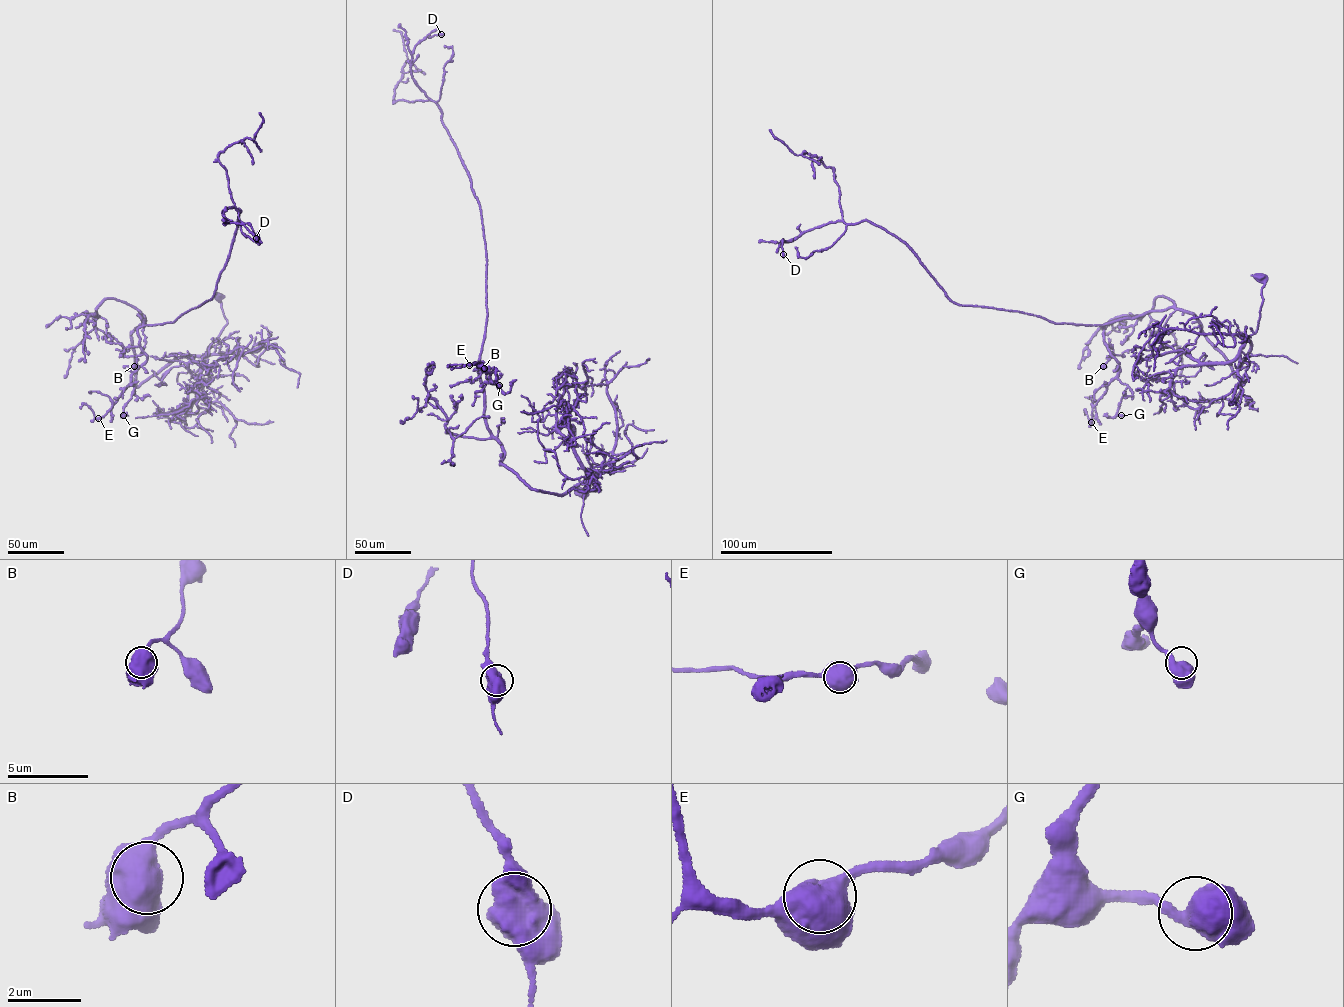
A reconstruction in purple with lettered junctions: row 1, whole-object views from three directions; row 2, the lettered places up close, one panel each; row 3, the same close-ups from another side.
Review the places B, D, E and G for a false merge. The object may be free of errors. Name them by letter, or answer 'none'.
none

